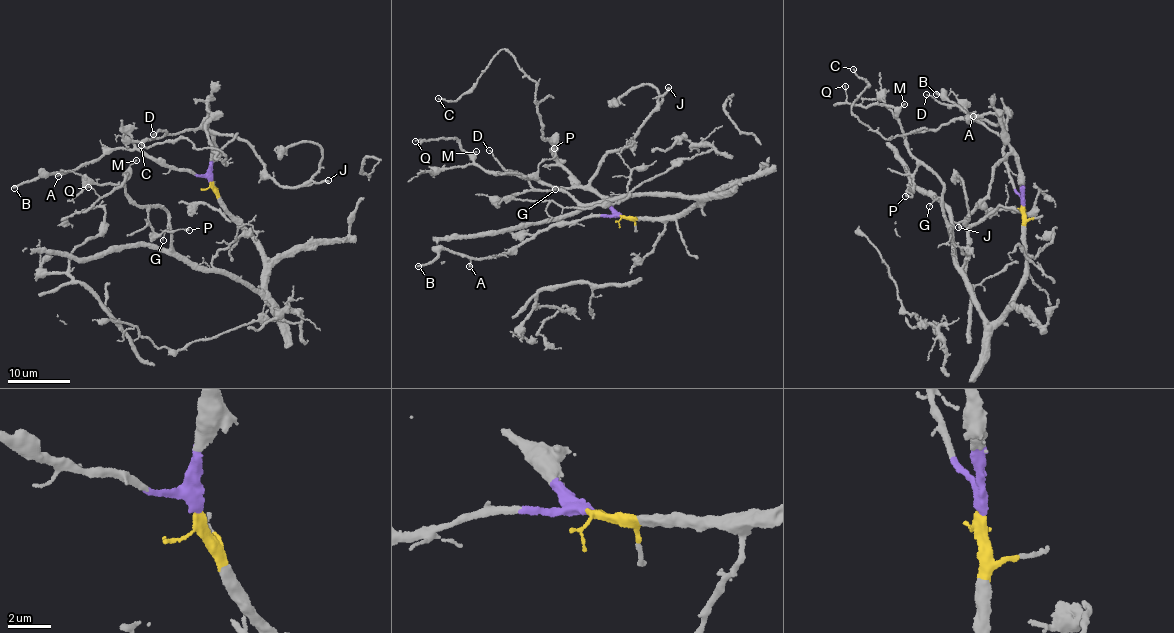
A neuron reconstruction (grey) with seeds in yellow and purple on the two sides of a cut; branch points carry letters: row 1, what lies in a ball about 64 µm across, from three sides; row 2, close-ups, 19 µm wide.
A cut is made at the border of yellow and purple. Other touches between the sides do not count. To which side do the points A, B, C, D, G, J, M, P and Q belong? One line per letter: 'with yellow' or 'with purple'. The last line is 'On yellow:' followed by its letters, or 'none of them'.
A: with purple
B: with purple
C: with purple
D: with purple
G: with yellow
J: with purple
M: with yellow
P: with yellow
Q: with yellow
On yellow: G, M, P, Q

